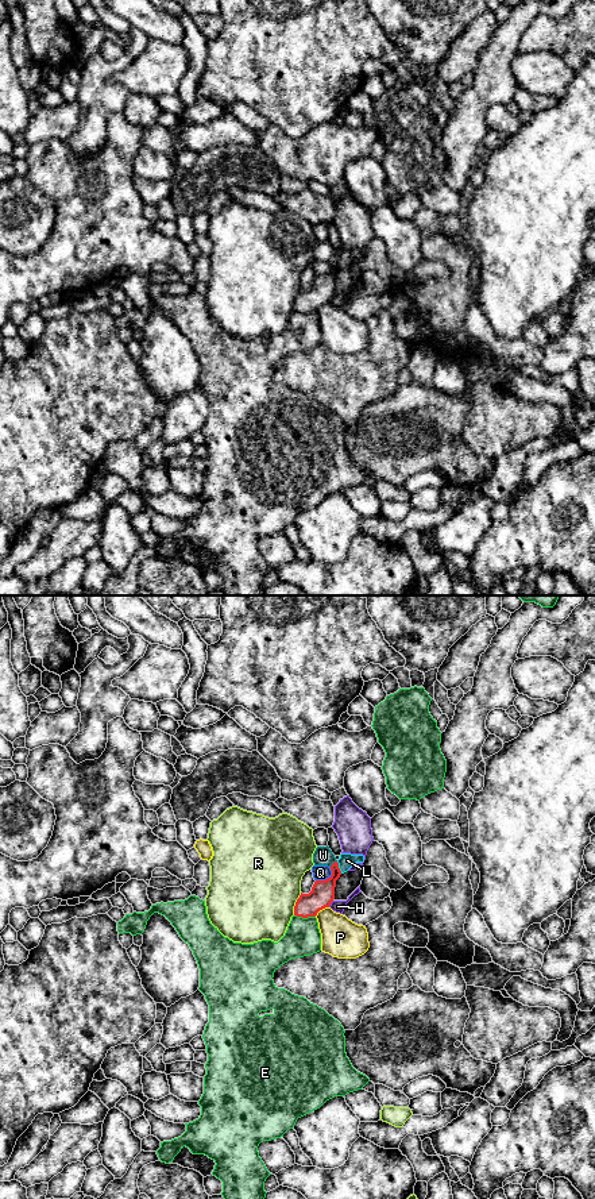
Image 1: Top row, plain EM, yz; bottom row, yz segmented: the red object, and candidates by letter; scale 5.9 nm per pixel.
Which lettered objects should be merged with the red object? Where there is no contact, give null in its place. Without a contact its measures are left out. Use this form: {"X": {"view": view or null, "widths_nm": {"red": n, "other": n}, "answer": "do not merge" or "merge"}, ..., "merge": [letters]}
{"E": {"view": "yz", "widths_nm": {"red": 140, "other": 220}, "answer": "do not merge"}, "H": {"view": "yz", "widths_nm": {"red": 140, "other": 70}, "answer": "do not merge"}, "L": {"view": "yz", "widths_nm": {"red": 140, "other": 90}, "answer": "merge"}, "P": {"view": "yz", "widths_nm": {"red": 140, "other": 240}, "answer": "do not merge"}, "Q": {"view": "yz", "widths_nm": {"red": 140, "other": 100}, "answer": "do not merge"}, "R": {"view": "yz", "widths_nm": {"red": 140, "other": 500}, "answer": "do not merge"}, "W": {"view": "yz", "widths_nm": {"red": 140, "other": 110}, "answer": "do not merge"}, "merge": ["L"]}

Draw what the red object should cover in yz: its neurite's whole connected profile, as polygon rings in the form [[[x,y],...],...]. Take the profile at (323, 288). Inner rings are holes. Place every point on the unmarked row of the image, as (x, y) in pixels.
[[[341,248],[340,254],[331,261],[332,270],[325,275],[316,275],[309,289],[302,289],[295,297],[294,311],[308,313],[329,302],[335,294],[336,275],[355,258],[363,258],[363,250]]]

